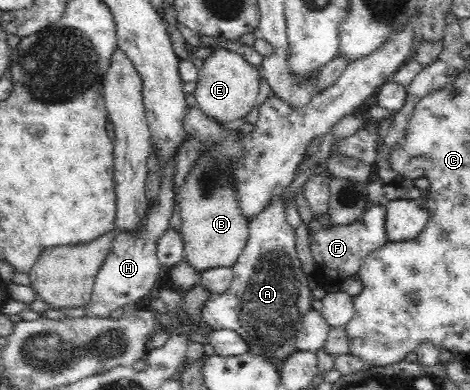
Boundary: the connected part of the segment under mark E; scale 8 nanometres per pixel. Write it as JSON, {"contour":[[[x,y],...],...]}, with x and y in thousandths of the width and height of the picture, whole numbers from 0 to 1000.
{"contour":[[[481,121],[453,123],[449,138],[432,154],[419,185],[419,269],[447,303],[477,318],[504,321],[545,274],[545,246],[555,208],[564,203],[555,169],[538,167],[515,141]]]}

